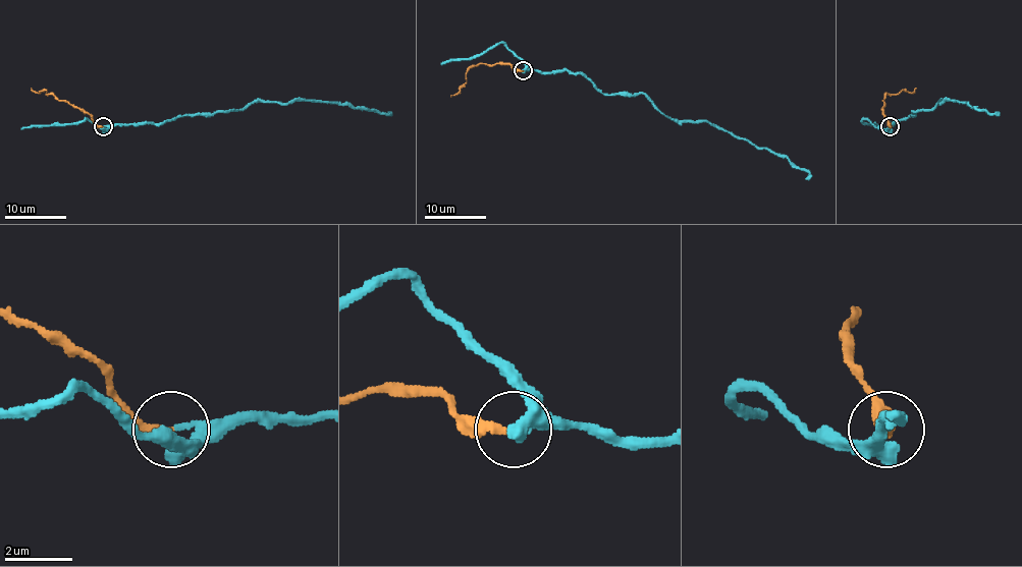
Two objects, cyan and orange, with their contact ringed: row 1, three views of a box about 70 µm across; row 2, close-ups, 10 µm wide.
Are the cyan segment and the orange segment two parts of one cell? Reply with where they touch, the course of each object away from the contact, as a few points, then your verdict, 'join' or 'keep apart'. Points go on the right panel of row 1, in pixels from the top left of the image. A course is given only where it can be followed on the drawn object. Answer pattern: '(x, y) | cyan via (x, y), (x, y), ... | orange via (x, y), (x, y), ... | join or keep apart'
(890, 126) | cyan via (891, 126), (891, 123), (913, 115), (913, 111), (930, 111), (944, 100), (964, 101), (990, 114), (1000, 112) | orange via (891, 126), (882, 100), (888, 94), (913, 92), (916, 88) | join

